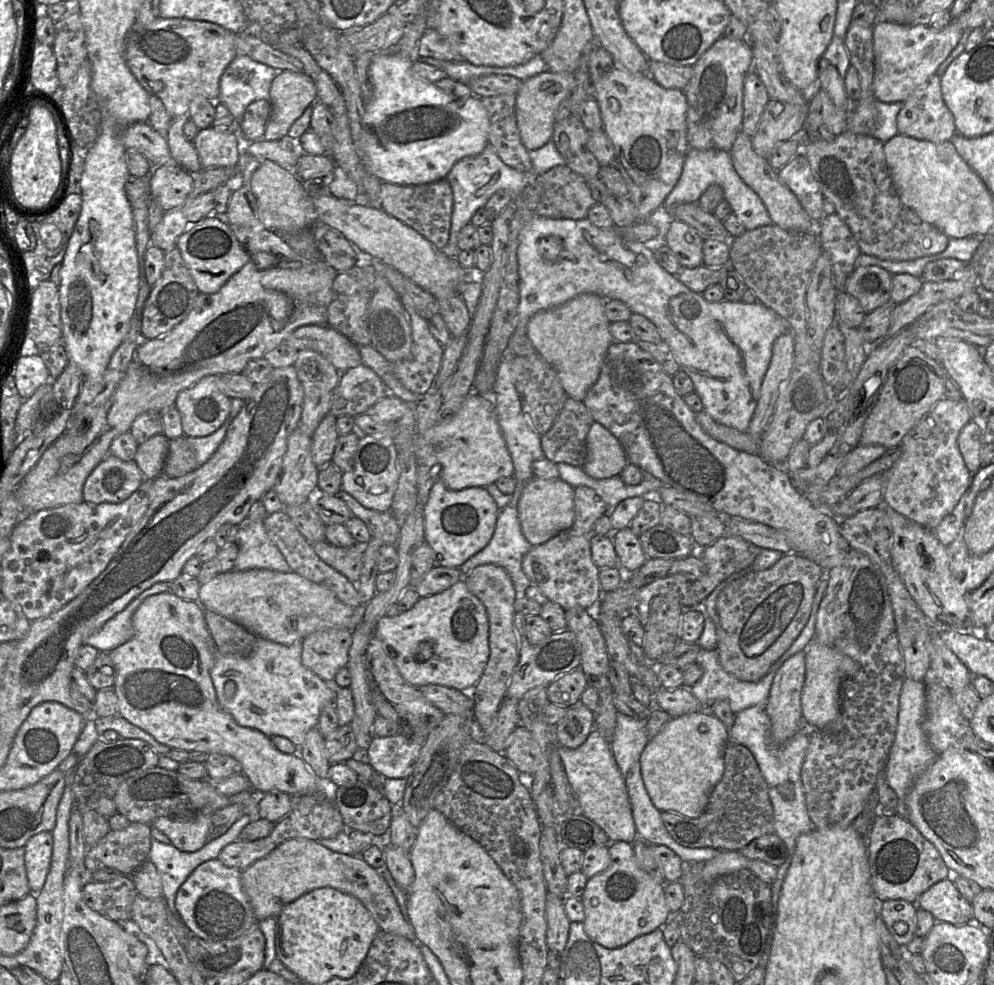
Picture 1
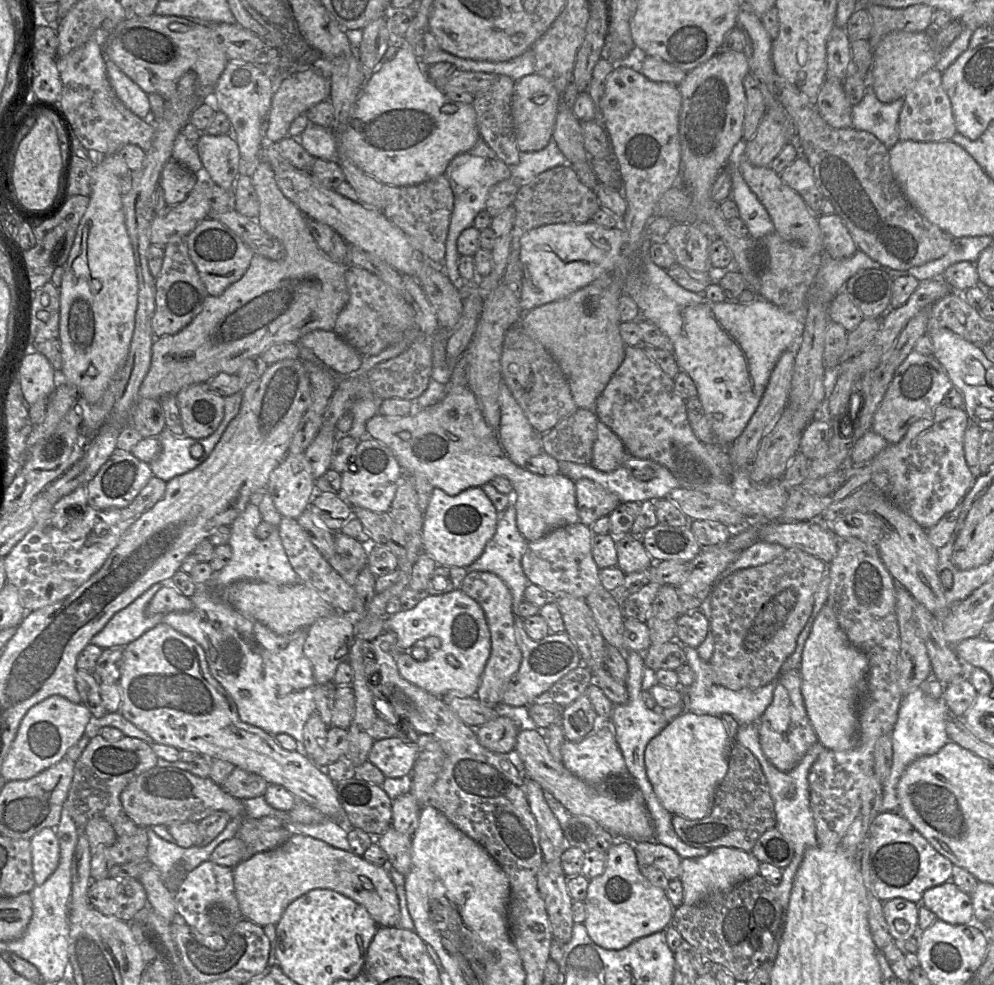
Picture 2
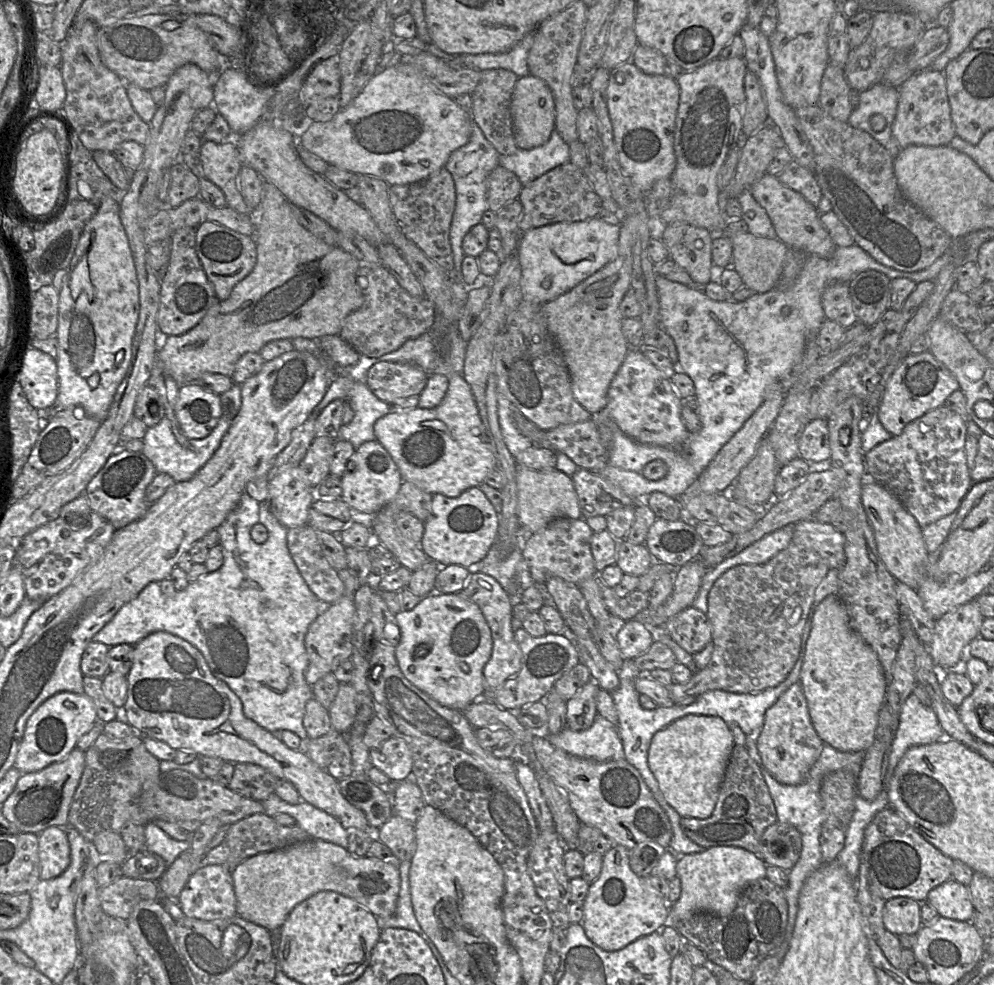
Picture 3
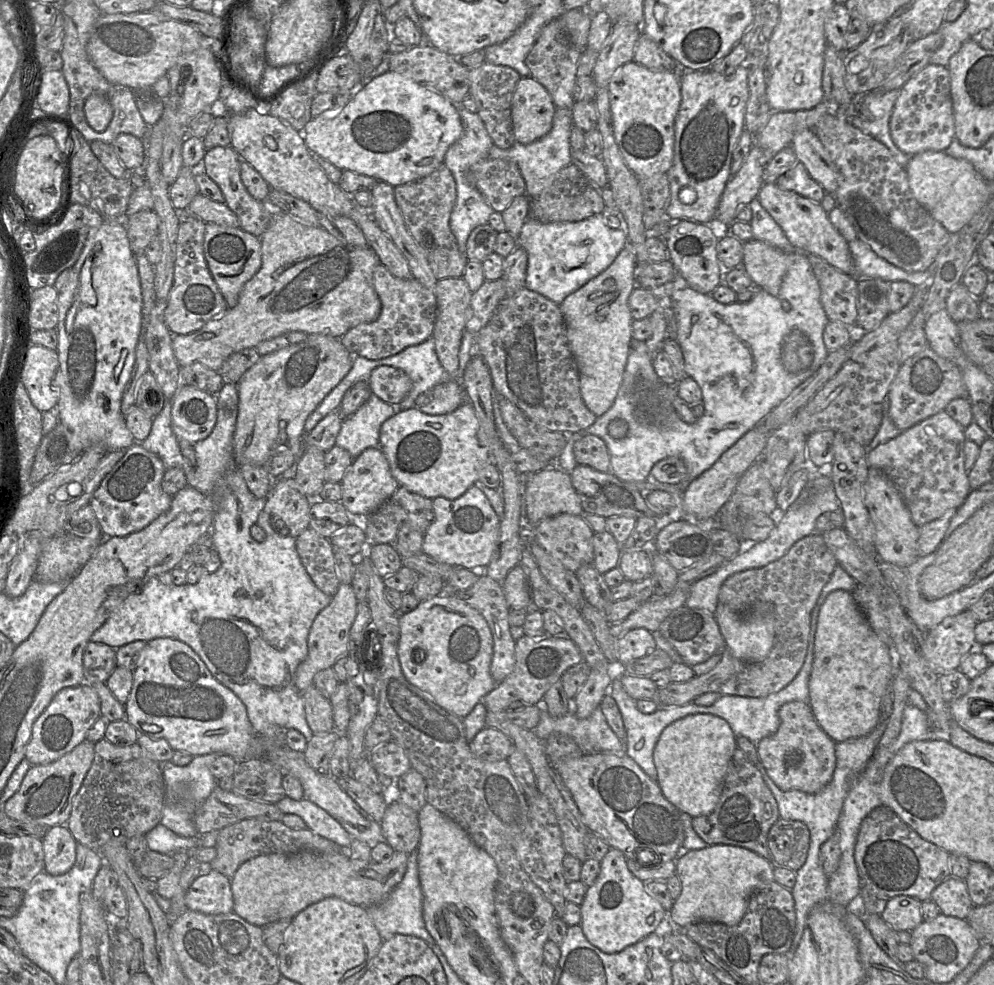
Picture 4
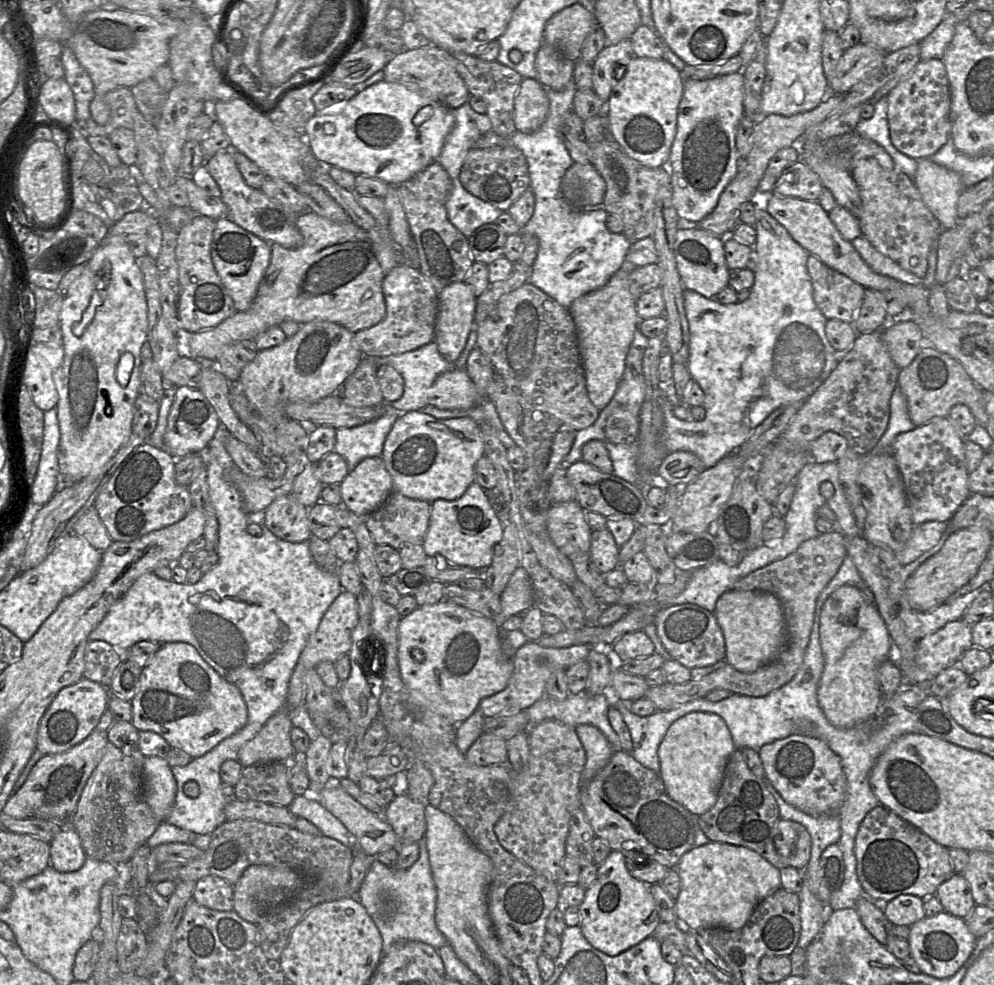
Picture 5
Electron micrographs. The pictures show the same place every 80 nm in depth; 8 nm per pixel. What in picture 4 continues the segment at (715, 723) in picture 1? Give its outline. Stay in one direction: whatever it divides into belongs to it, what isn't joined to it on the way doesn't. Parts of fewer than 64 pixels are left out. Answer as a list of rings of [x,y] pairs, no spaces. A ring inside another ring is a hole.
[[[705,713],[691,714],[668,725],[661,733],[653,751],[657,782],[664,797],[680,812],[692,817],[710,814],[721,796],[728,766],[736,746],[736,736],[723,718]]]

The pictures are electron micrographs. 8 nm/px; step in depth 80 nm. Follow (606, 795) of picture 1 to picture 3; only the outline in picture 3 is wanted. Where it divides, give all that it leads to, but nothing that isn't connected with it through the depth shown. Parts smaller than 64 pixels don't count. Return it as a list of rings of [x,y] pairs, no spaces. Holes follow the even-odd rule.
[[[597,714],[592,726],[587,730],[573,731],[569,727],[565,727],[558,734],[548,735],[546,738],[557,749],[576,757],[600,762],[625,759],[623,744],[617,727],[599,714]]]

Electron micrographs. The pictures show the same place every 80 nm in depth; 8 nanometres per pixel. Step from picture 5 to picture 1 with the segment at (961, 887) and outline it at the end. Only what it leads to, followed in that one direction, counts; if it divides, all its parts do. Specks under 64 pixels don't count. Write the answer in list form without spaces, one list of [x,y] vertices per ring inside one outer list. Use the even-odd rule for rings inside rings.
[[[952,876],[929,887],[919,896],[916,905],[930,912],[937,922],[975,923],[972,904],[958,891]]]

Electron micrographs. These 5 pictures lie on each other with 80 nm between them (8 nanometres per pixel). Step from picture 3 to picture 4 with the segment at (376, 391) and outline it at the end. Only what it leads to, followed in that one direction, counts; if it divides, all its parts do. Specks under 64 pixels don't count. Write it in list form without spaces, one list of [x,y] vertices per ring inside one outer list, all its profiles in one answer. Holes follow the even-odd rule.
[[[381,365],[372,371],[368,385],[379,399],[398,406],[411,390],[412,382],[404,371],[390,365]]]

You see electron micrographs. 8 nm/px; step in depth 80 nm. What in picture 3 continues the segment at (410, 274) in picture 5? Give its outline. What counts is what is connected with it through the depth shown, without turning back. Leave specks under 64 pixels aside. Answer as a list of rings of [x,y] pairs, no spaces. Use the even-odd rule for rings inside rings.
[[[382,264],[361,265],[357,283],[362,289],[364,304],[344,319],[339,336],[360,355],[378,358],[434,327],[436,309],[433,304],[425,296],[411,296]]]

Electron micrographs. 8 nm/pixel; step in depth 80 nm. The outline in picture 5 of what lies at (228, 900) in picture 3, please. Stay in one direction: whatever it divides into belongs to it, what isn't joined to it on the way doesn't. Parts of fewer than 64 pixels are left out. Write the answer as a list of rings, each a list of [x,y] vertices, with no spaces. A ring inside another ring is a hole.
[[[210,875],[196,881],[192,899],[201,906],[217,911],[233,910],[233,886],[221,877]]]

